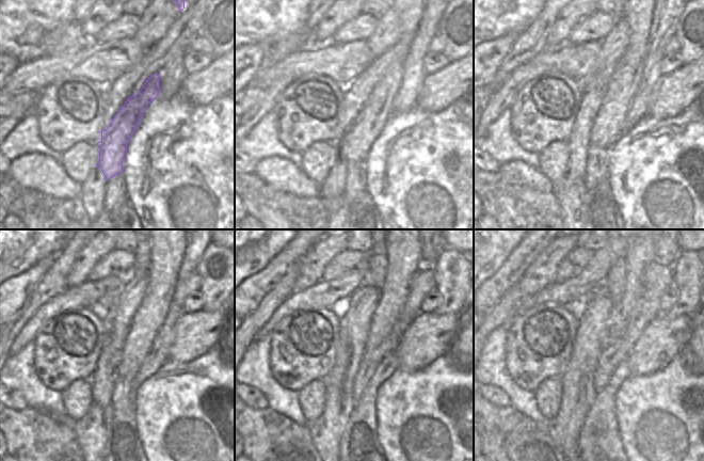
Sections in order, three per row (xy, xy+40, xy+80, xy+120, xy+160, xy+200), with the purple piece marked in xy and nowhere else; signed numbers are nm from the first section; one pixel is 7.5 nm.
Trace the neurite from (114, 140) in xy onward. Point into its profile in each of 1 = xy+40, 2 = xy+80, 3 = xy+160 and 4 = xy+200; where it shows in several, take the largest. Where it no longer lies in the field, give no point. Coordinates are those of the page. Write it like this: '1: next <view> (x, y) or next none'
1: next xy+40 (354, 147)
2: next xy+80 (643, 12)
3: next xy+160 (403, 251)
4: next xy+200 (640, 253)

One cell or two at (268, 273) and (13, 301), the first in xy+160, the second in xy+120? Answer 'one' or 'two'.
one

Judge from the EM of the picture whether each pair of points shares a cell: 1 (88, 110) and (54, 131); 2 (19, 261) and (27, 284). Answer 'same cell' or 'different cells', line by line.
1: same cell
2: different cells

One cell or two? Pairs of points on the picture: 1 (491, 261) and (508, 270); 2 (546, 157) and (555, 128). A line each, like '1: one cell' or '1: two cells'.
1: two cells
2: two cells

